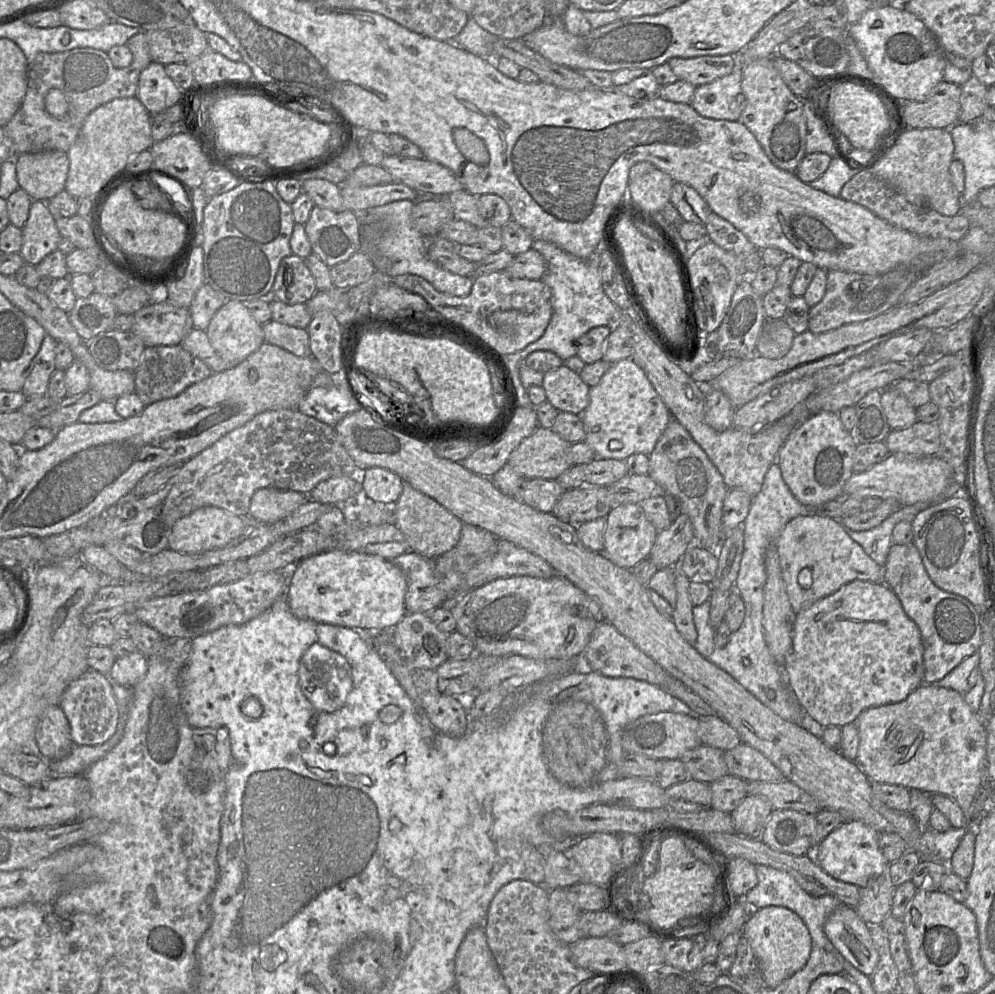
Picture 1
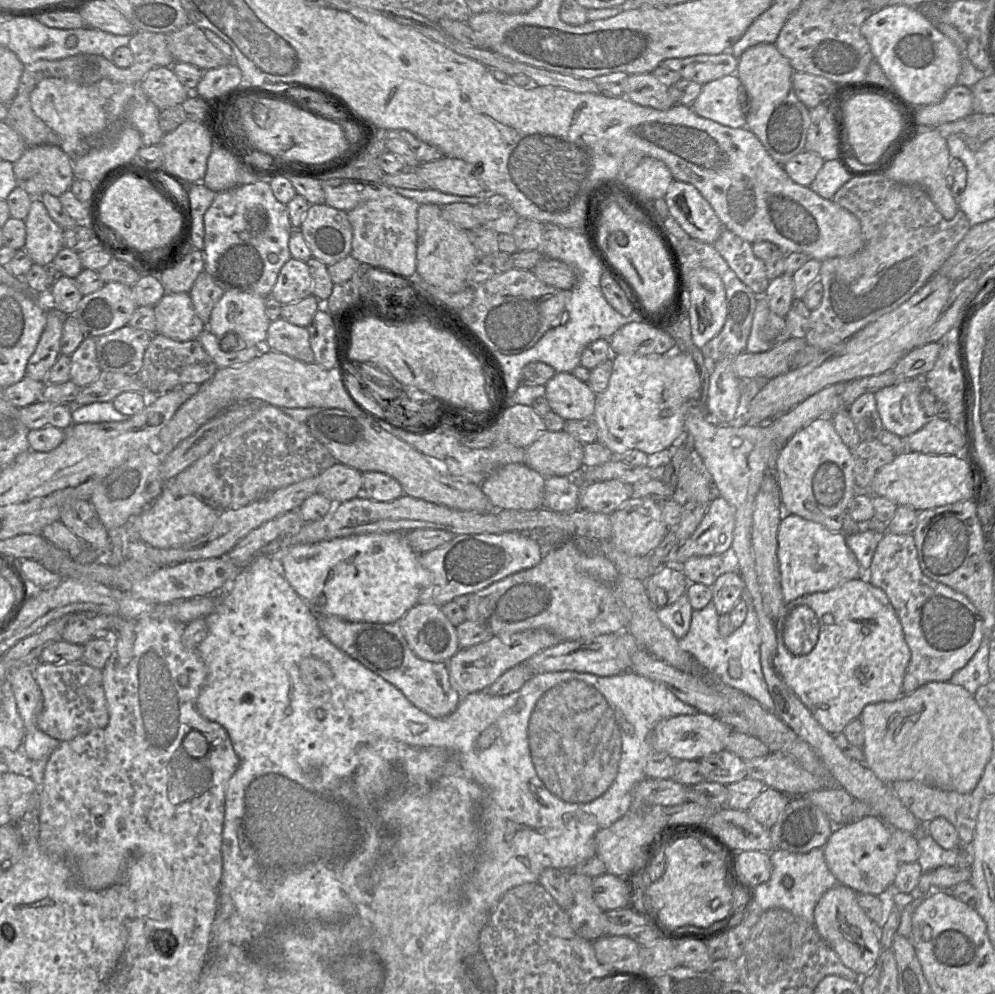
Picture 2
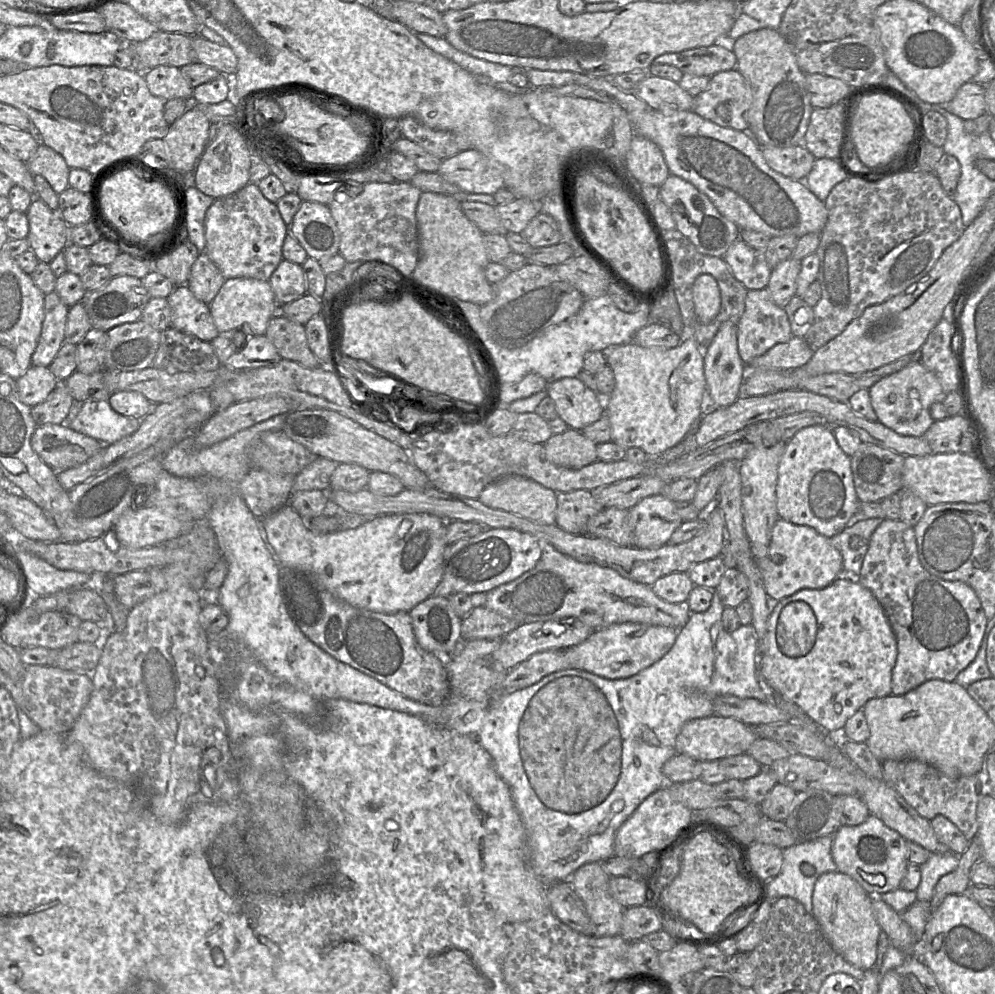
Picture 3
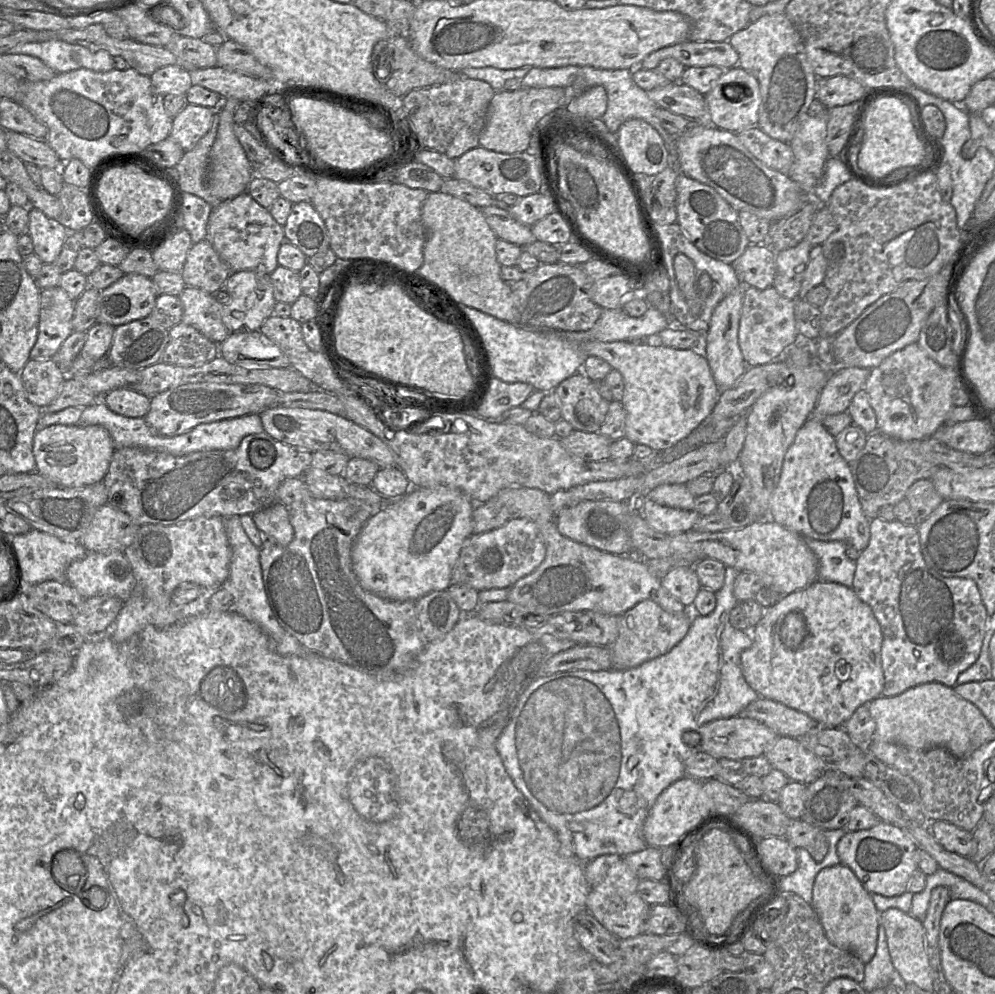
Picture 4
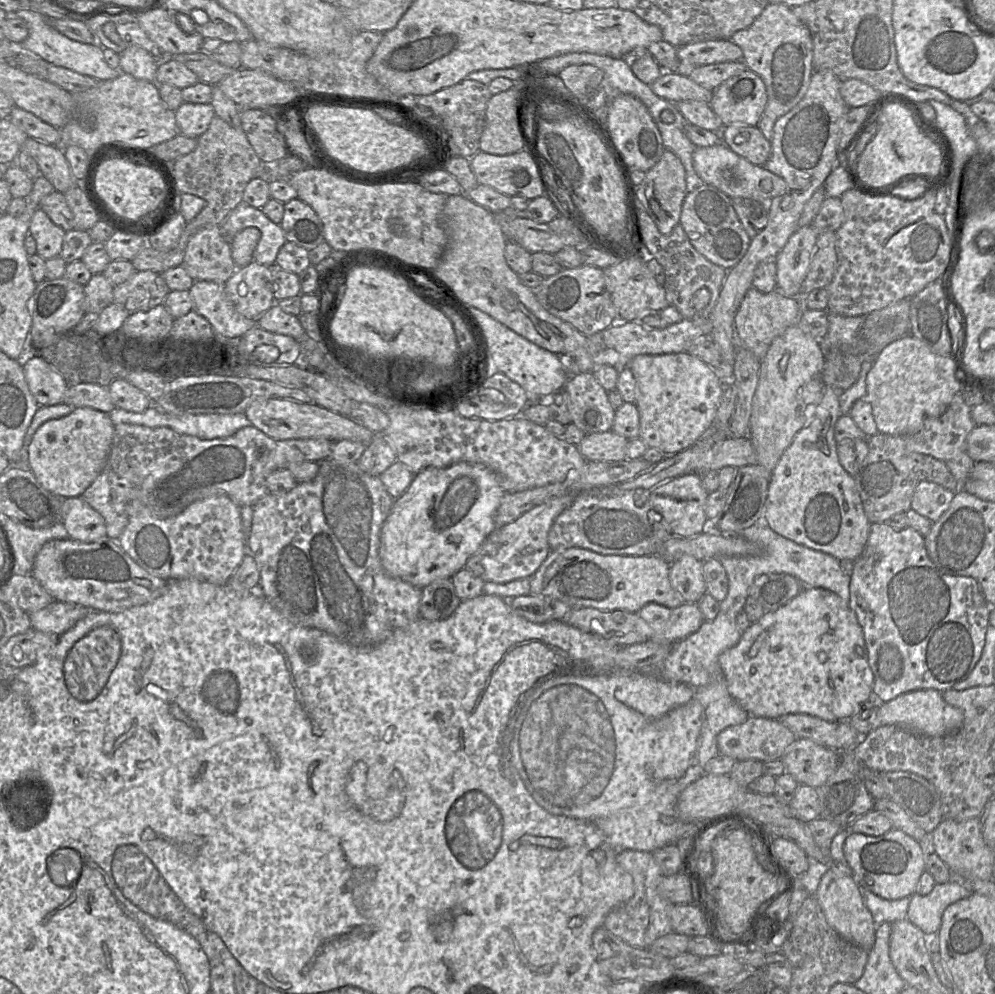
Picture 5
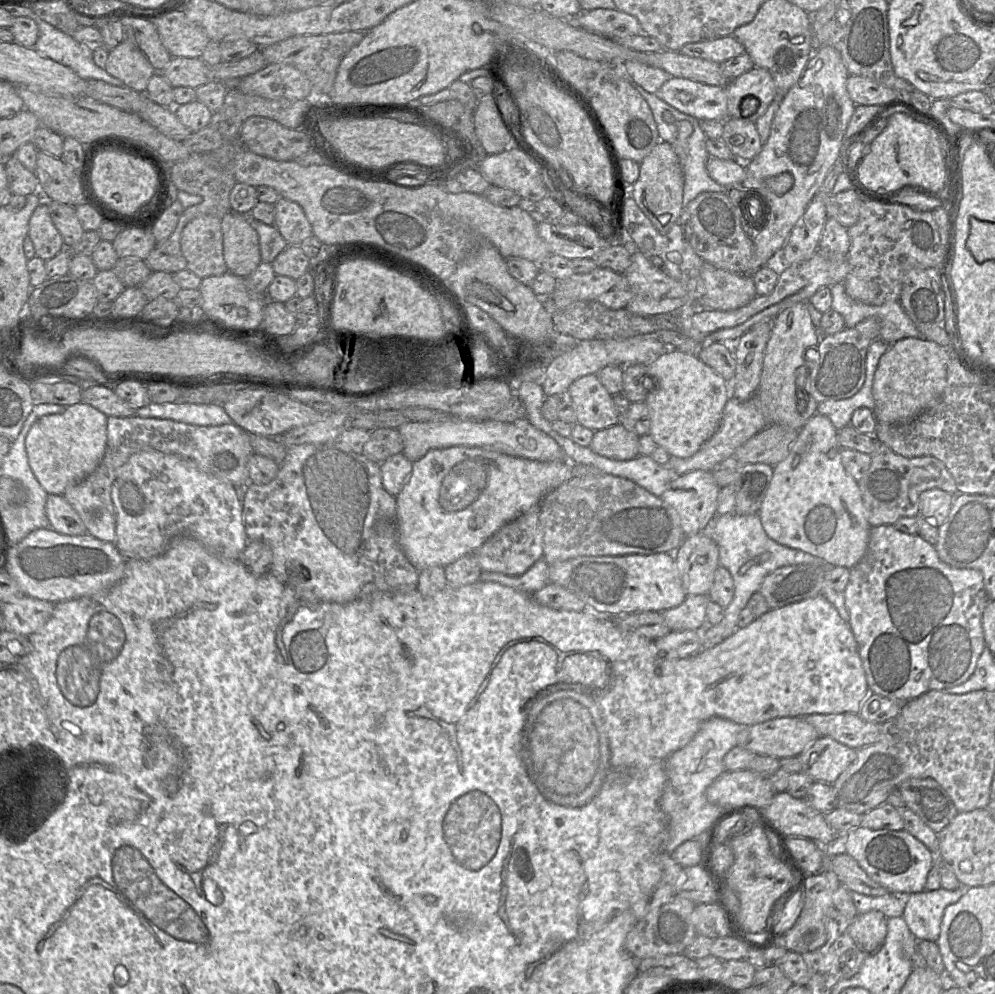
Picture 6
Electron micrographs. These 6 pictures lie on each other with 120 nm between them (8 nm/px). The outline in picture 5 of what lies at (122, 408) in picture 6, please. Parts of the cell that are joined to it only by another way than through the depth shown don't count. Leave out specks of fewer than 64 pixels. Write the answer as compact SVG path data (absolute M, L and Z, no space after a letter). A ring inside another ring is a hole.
M92 383L69 385L64 397L64 403L78 407L89 407L105 413L114 410L107 387Z

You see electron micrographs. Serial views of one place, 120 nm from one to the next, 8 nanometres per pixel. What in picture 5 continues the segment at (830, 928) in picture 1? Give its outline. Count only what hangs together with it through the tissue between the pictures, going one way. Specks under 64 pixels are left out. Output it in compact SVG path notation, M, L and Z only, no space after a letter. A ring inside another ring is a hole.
M829 869L821 878L815 897L828 924L845 940L870 951L875 943L877 924L866 907L862 889L853 876L839 876Z

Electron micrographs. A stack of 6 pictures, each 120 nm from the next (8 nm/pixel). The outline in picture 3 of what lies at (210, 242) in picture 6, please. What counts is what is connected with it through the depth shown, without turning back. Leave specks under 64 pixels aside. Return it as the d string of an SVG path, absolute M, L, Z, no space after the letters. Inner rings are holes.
M200 253L193 264L186 285L202 302L210 305L226 279L206 253Z

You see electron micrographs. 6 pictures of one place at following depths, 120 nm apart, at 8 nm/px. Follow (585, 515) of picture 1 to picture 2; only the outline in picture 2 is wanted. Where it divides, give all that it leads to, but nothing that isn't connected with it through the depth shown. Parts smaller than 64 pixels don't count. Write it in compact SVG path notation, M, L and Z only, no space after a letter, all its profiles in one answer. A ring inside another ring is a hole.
M607 480L582 484L579 509L594 513L611 514L632 498L632 485Z

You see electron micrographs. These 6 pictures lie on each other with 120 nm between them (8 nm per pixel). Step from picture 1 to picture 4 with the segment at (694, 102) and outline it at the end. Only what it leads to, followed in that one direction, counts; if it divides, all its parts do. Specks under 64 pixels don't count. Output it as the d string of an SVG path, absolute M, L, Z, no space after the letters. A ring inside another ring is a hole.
M738 65L724 70L704 98L707 105L707 120L704 122L734 133L757 126L761 104L759 83L751 73Z

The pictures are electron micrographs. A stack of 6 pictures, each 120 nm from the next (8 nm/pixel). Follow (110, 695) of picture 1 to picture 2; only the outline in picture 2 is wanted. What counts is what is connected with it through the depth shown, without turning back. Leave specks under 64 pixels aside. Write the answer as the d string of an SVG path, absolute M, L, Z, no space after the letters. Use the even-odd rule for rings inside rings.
M37 662L33 666L33 673L43 697L37 728L46 735L63 742L108 725L109 711L101 669L83 662L64 665Z

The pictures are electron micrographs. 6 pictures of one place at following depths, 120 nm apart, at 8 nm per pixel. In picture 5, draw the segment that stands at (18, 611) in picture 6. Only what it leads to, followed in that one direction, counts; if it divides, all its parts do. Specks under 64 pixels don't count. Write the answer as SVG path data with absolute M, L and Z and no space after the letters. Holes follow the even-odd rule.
M53 601L45 608L29 613L31 629L61 635L92 611L80 604Z

